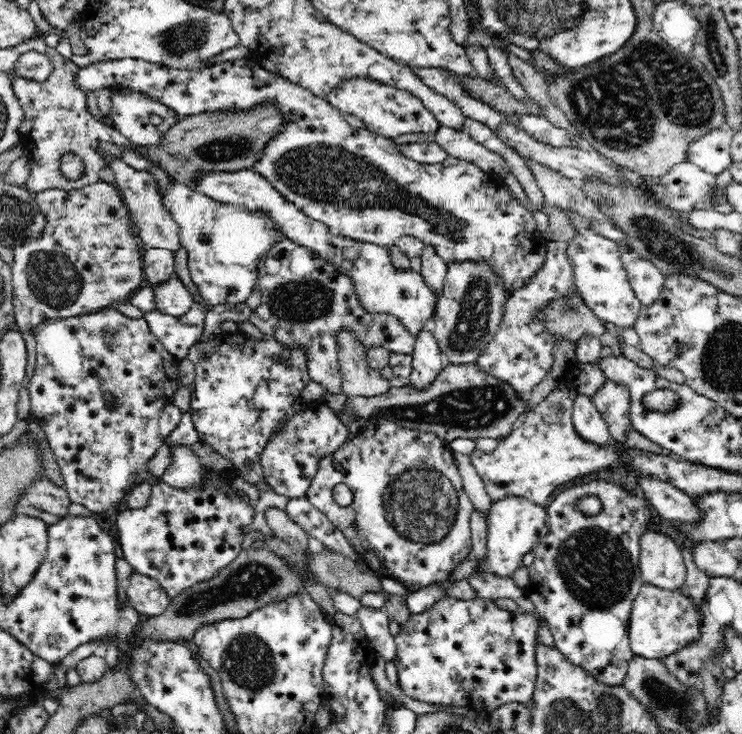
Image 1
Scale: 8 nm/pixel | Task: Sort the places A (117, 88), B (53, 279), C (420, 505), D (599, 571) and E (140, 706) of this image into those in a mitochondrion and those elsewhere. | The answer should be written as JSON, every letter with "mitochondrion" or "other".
{"A":"other","B":"mitochondrion","C":"mitochondrion","D":"mitochondrion","E":"other"}

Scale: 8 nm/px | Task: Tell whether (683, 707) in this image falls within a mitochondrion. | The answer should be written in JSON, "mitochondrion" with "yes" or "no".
{"mitochondrion":"yes"}

